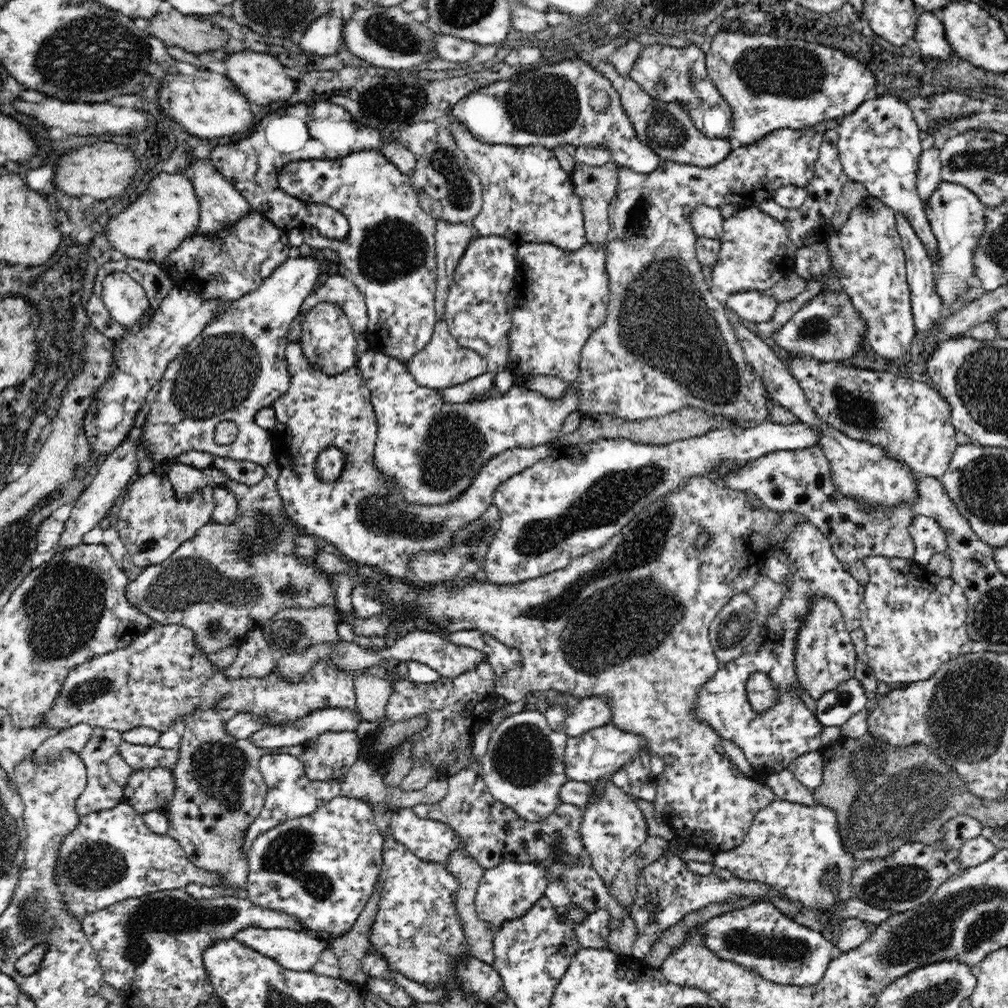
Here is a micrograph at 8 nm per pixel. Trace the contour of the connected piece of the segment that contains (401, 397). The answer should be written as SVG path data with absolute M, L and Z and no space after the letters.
M382 352L361 354L356 367L370 390L377 416L374 466L396 483L410 504L434 506L462 497L490 458L516 447L554 444L564 420L579 408L576 389L569 388L564 398L552 400L518 386L484 400L448 403L440 391L418 386L405 363Z

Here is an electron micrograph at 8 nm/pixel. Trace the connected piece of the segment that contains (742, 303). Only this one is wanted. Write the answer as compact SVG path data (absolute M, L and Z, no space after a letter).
M742 291L729 295L727 306L740 318L750 322L768 322L779 301L765 292Z

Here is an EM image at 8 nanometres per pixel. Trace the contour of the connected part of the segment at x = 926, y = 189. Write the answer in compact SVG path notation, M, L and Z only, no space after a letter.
M932 146L922 151L919 159L916 190L924 204L932 196L932 192L938 188L938 184L943 181L940 176L941 168L939 150L936 147Z

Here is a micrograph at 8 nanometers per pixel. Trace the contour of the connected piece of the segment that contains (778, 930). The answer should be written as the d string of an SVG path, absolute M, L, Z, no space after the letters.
M767 900L725 912L705 922L703 943L718 958L756 971L764 980L795 987L816 984L835 955L834 946L821 932L794 922Z

